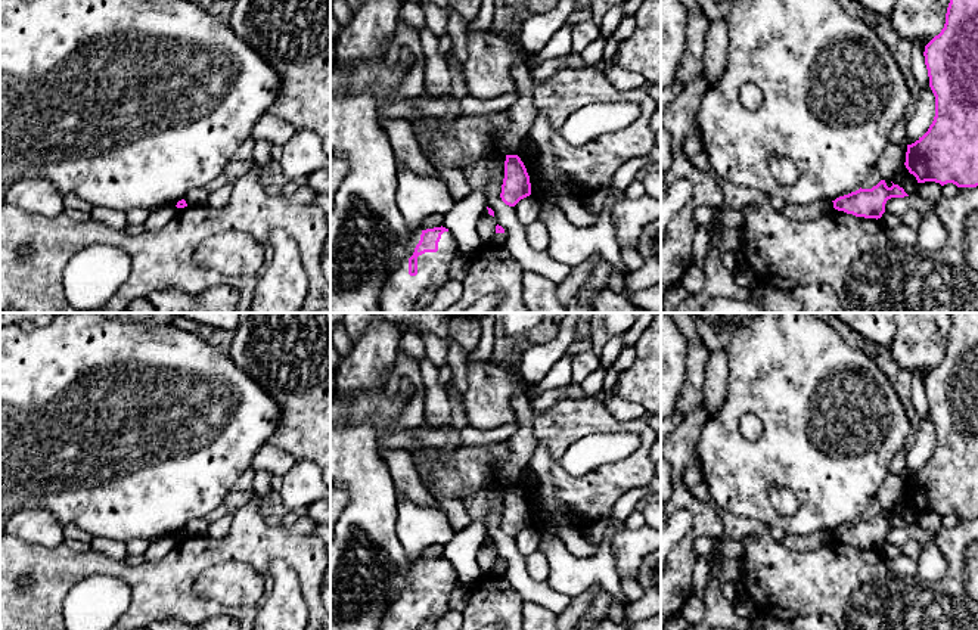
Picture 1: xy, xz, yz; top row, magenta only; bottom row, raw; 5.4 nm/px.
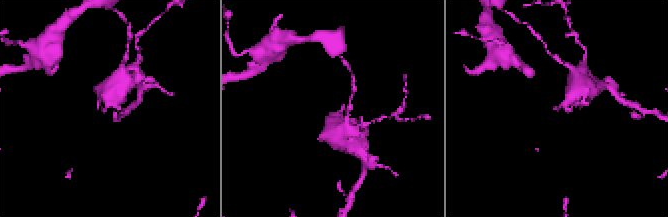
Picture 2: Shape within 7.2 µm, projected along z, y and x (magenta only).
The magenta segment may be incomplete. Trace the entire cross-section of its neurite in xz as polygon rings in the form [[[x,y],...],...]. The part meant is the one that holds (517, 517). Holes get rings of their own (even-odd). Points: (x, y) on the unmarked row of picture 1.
[[[506,485],[502,531],[515,537],[521,530],[531,525],[531,513],[527,499],[518,485]]]

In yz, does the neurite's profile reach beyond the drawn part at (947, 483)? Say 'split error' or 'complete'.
complete

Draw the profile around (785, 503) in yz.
[[[773,485],[769,488],[769,499],[780,515],[794,515],[798,510],[798,500],[792,491]]]

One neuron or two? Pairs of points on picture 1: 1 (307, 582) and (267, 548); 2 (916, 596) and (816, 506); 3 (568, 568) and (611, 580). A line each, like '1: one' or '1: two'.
1: one
2: two
3: one

